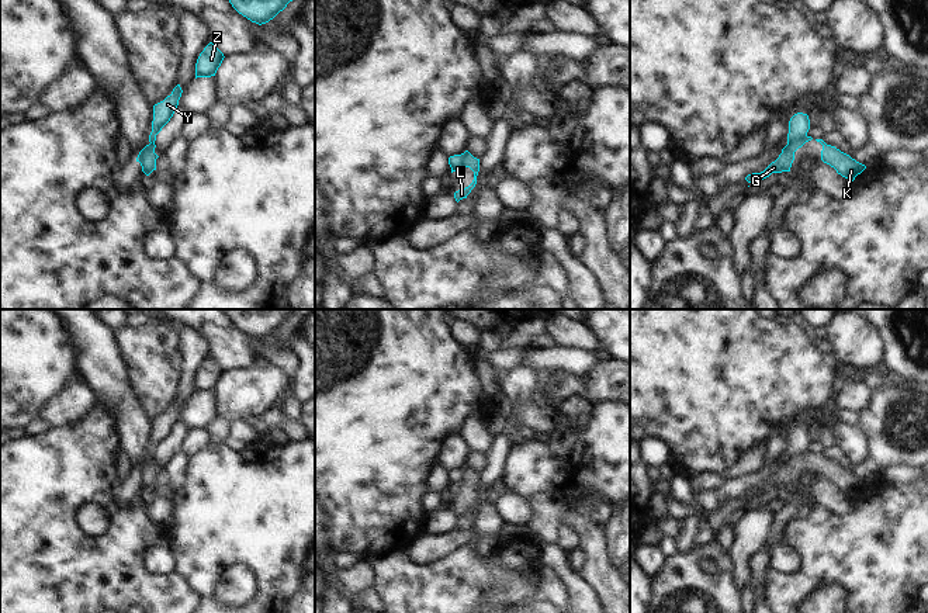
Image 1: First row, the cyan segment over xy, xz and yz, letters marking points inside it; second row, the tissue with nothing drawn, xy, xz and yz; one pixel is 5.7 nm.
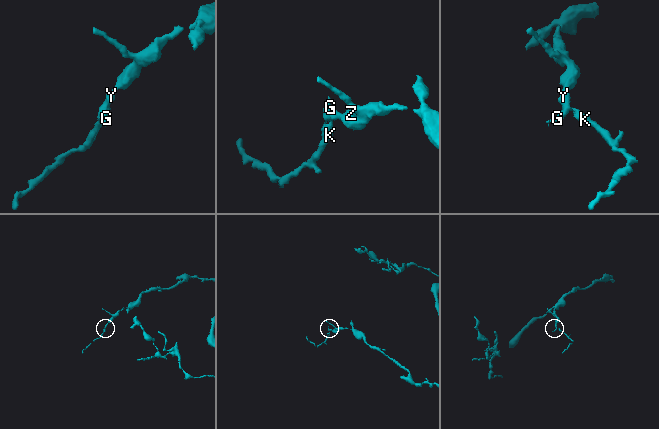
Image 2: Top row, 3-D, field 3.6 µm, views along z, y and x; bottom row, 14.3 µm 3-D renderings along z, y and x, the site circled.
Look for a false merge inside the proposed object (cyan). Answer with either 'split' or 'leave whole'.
split

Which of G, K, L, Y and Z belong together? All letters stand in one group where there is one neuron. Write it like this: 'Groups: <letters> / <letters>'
Groups: G K L / Y Z

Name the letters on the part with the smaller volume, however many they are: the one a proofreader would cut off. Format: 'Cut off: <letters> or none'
Cut off: G, K, L

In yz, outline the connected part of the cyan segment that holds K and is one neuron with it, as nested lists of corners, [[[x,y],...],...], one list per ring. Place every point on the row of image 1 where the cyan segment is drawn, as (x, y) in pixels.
[[[823,139],[816,141],[823,145],[821,160],[834,167],[842,177],[853,181],[866,169],[865,164],[856,162],[835,146],[827,145]]]

